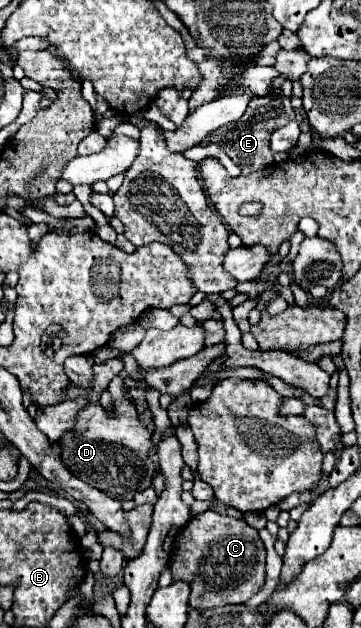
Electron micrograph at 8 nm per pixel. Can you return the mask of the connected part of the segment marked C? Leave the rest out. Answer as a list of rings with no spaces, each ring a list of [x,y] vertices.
[[[206,510],[194,516],[174,538],[170,568],[174,580],[190,582],[192,608],[216,608],[224,604],[242,604],[264,586],[266,550],[258,532],[244,520],[220,516]]]

